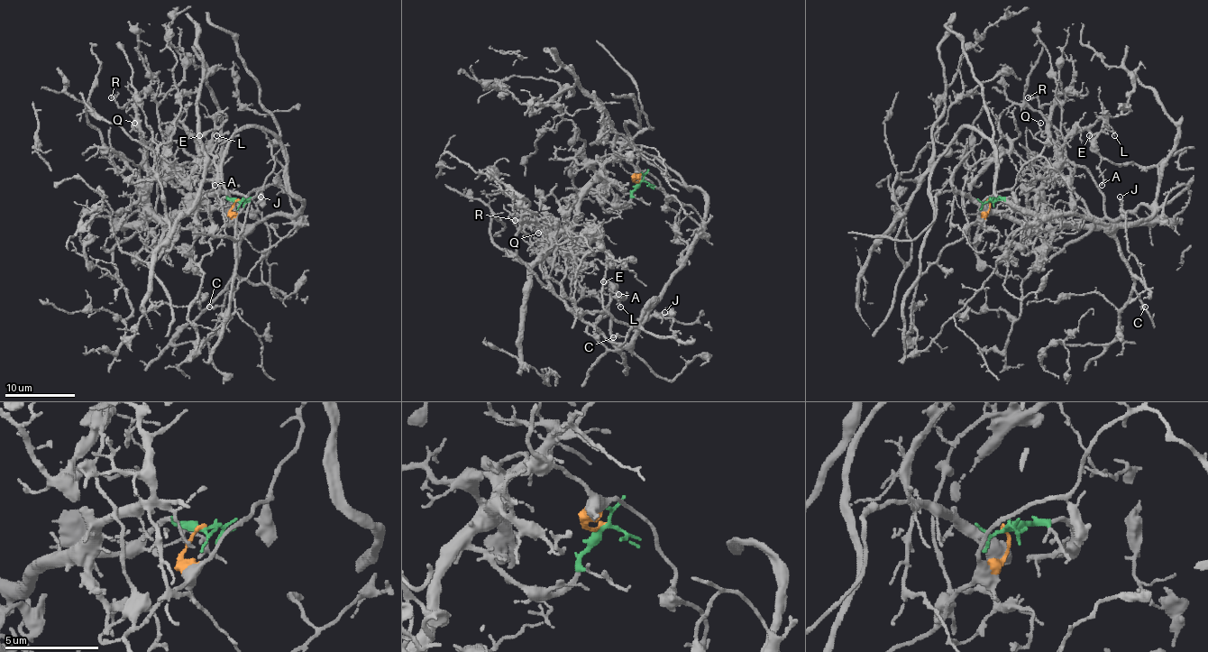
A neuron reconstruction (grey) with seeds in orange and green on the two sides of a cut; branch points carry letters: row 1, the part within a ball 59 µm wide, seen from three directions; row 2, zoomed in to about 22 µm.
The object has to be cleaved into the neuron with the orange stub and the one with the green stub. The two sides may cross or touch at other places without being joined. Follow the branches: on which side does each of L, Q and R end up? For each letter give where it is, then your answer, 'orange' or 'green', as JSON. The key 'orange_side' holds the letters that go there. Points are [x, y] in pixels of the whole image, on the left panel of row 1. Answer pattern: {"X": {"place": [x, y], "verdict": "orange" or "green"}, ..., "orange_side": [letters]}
{"L": {"place": [216, 135], "verdict": "orange"}, "Q": {"place": [134, 123], "verdict": "green"}, "R": {"place": [111, 97], "verdict": "green"}, "orange_side": ["L"]}

